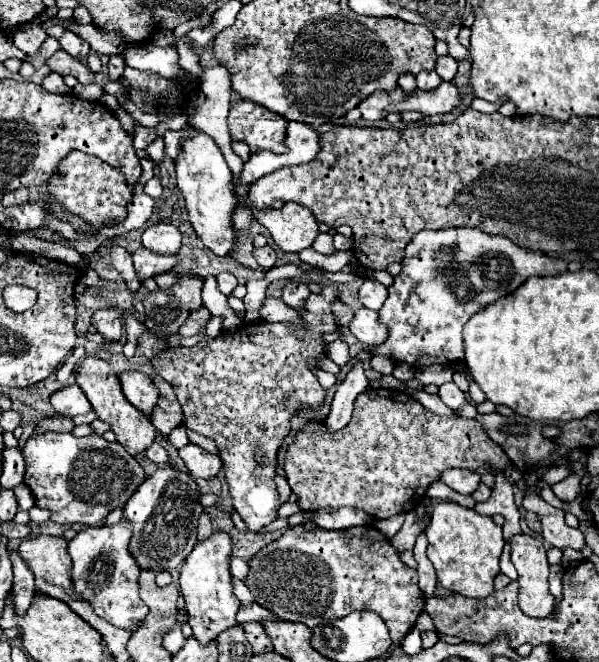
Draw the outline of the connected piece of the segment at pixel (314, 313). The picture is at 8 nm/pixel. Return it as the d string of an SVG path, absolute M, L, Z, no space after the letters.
M330 286L322 288L320 294L310 294L310 298L306 300L306 312L302 312L302 318L308 324L306 332L296 330L292 324L286 322L270 324L258 320L252 324L244 324L242 328L238 328L238 332L222 332L214 340L208 340L208 344L196 344L192 348L168 348L152 358L154 372L170 382L178 396L178 402L184 410L184 426L192 432L212 438L218 444L220 458L226 468L226 480L230 484L234 510L242 516L244 524L252 532L262 532L264 526L274 522L278 516L278 508L282 506L274 484L276 450L290 432L288 422L292 414L300 408L300 404L318 408L324 402L326 390L318 384L310 366L316 366L316 358L324 354L322 334L336 332L336 318L330 312L330 302L336 296L338 292Z

